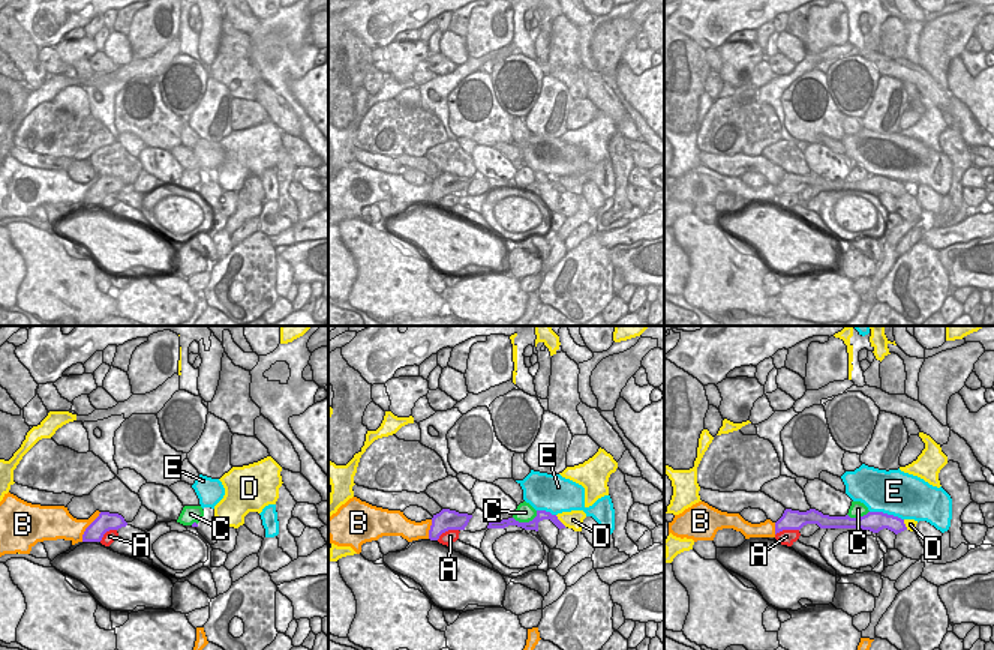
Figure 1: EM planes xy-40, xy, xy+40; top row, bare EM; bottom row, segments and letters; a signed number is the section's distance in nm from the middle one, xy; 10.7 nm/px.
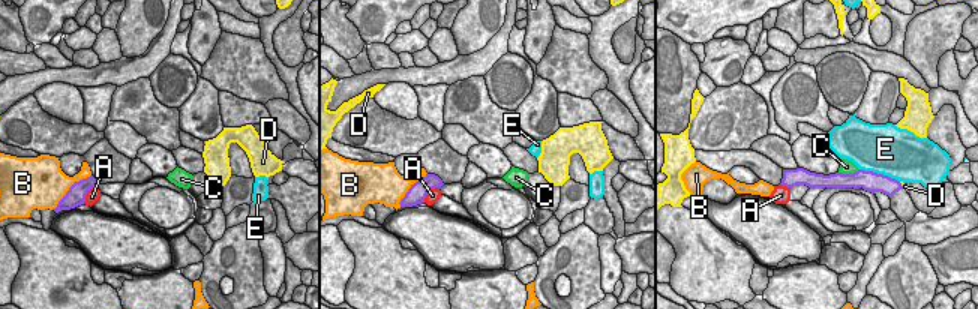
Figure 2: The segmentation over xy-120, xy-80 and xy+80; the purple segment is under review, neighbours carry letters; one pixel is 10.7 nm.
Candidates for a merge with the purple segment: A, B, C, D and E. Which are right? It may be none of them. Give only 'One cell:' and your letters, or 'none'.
One cell: none

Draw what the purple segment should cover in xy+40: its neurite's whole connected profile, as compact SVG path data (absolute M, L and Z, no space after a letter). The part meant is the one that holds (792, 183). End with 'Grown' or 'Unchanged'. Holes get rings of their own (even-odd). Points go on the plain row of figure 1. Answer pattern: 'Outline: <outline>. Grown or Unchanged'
Outline: M786 173L783 180L775 186L775 198L783 194L801 194L807 188L817 188L820 192L862 192L879 197L883 192L895 198L907 194L904 183L883 176L868 176L861 182L829 180L816 173L807 176Z. Unchanged

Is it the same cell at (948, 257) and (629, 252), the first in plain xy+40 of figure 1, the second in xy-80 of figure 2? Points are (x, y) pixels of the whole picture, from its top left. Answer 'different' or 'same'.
same

